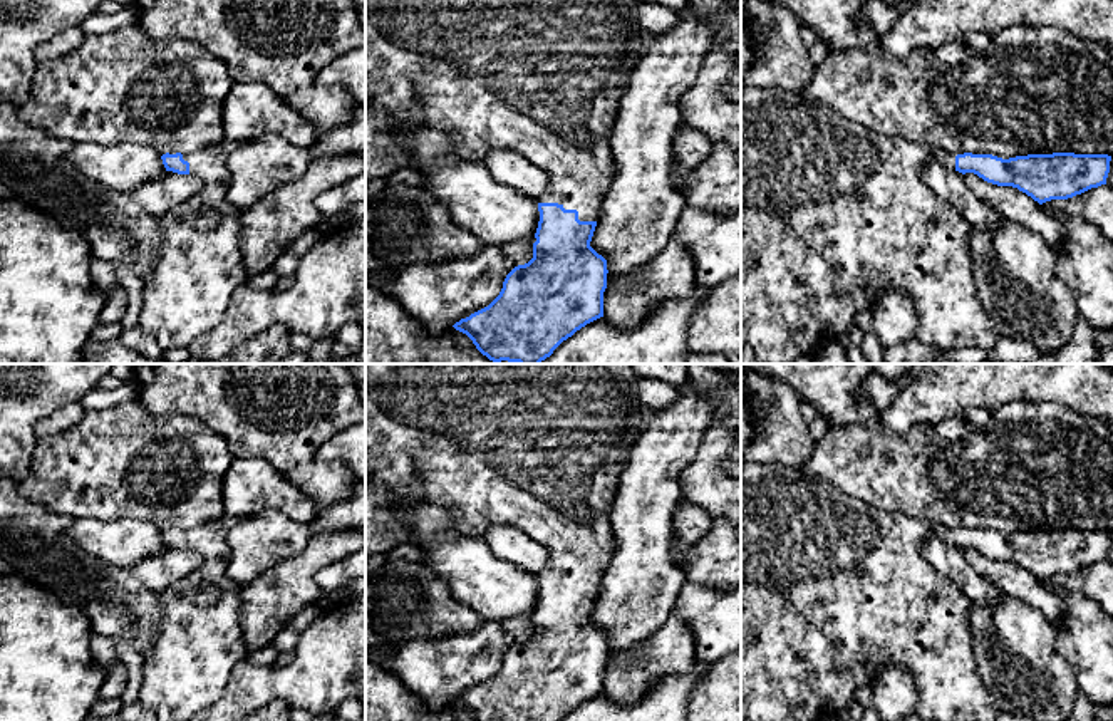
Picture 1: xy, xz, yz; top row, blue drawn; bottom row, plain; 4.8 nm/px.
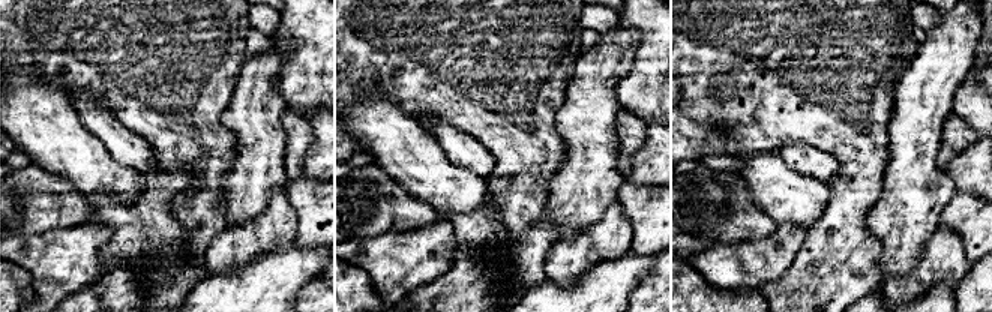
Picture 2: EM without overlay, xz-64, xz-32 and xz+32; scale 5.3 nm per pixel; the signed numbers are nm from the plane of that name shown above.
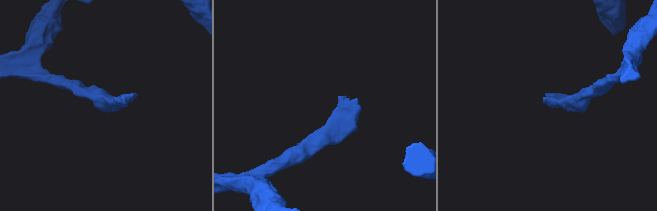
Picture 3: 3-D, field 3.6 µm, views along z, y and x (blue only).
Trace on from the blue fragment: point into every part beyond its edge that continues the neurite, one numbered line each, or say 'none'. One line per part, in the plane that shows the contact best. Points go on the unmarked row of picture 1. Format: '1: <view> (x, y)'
1: xz (538, 448)

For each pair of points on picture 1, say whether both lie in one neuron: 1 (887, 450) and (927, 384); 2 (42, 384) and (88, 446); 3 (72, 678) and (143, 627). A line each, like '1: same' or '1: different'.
1: different
2: different
3: different

